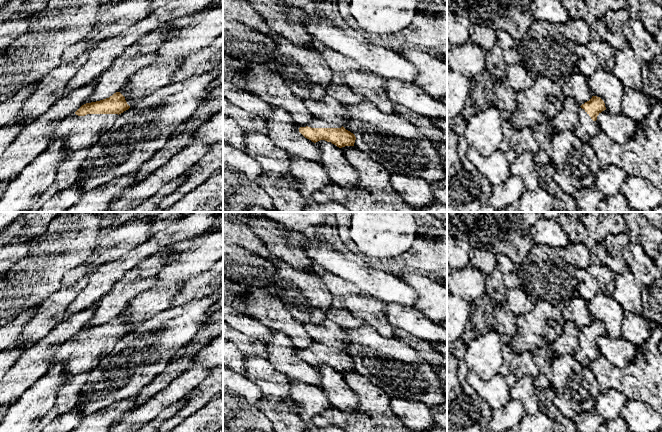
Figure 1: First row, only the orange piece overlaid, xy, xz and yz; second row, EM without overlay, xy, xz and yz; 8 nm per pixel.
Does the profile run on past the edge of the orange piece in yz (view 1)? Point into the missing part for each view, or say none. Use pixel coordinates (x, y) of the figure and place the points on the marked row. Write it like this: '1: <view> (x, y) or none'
1: yz (587, 129)

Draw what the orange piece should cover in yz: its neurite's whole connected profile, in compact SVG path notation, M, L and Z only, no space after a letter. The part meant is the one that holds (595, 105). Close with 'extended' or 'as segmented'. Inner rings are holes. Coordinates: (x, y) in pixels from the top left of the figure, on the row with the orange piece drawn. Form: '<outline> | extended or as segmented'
M597 96L582 104L579 109L579 126L574 133L584 143L590 143L598 133L597 116L606 110L604 101Z | extended

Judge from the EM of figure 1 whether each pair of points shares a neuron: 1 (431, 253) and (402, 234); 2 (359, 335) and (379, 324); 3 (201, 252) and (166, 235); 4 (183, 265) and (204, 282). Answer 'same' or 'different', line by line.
1: same
2: different
3: different
4: different

